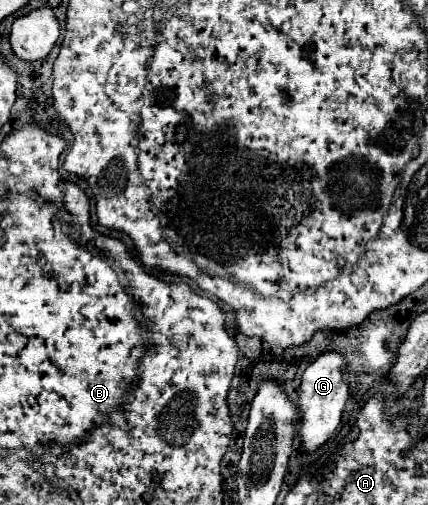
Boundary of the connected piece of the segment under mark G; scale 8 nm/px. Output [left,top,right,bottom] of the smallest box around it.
[299,351,349,451]

